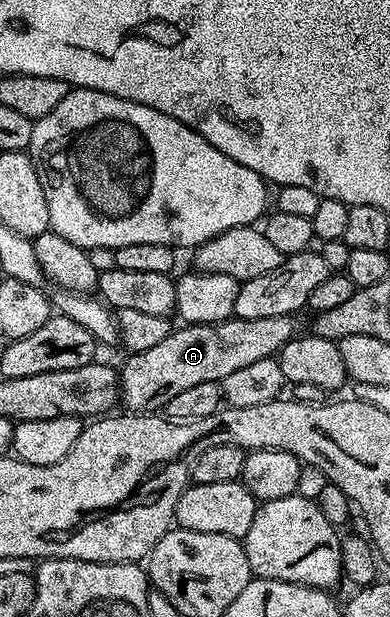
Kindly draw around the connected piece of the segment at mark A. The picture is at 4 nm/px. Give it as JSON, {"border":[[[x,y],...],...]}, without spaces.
{"border":[[[280,316],[279,318],[239,319],[232,317],[217,324],[182,325],[174,329],[167,338],[159,342],[154,349],[145,350],[128,355],[124,366],[120,367],[122,403],[127,404],[130,411],[147,414],[164,409],[171,399],[180,391],[195,386],[203,381],[219,382],[240,367],[251,366],[261,358],[274,357],[285,343],[296,335],[298,331],[296,317]]]}

